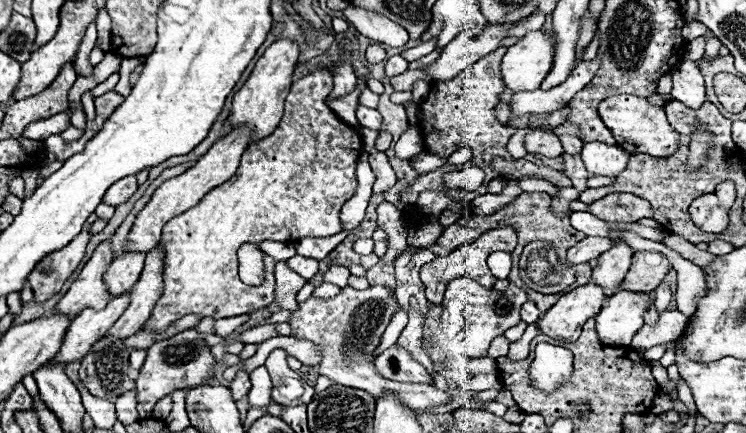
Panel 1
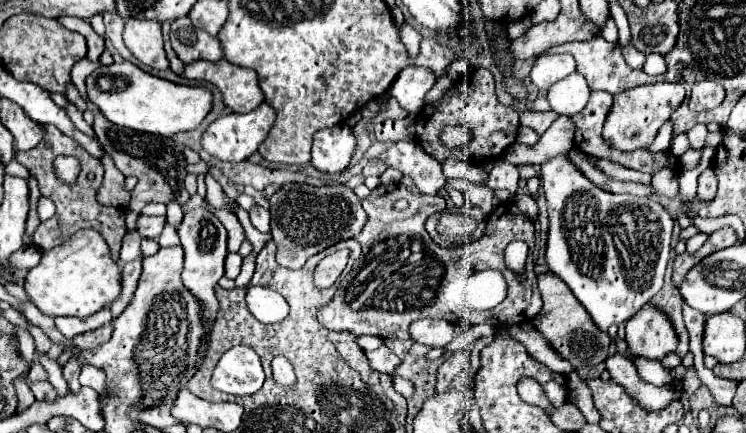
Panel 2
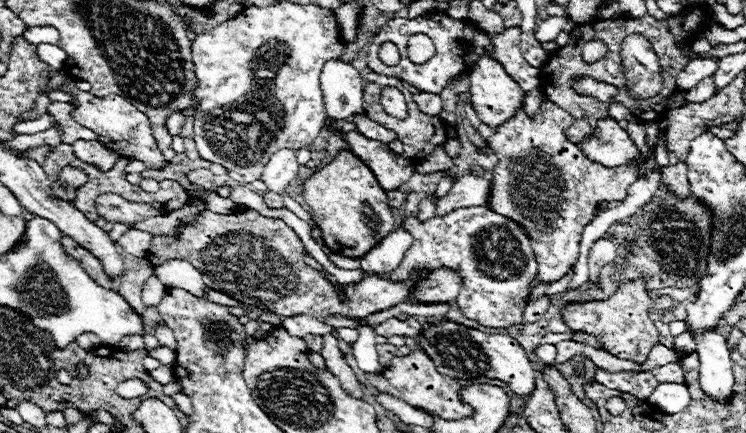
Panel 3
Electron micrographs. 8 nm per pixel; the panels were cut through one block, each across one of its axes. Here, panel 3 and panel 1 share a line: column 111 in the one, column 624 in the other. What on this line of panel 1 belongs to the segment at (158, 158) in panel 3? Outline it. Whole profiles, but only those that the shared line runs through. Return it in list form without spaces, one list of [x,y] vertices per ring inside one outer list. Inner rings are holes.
[[[630,94],[610,96],[600,102],[598,112],[600,112],[600,118],[604,120],[604,124],[612,130],[617,144],[630,153],[641,152],[654,157],[668,158],[680,146],[680,142],[678,142],[680,134],[666,120],[664,108],[652,106],[650,102],[646,102],[646,98],[638,98],[638,96],[630,96]]]

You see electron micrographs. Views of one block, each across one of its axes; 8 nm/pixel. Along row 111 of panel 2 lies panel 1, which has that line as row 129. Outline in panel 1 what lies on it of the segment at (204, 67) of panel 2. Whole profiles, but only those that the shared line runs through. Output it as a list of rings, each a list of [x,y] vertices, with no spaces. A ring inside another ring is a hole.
[[[244,124],[238,128],[232,128],[226,136],[222,136],[220,140],[216,140],[212,144],[212,148],[202,154],[198,158],[198,162],[188,168],[184,174],[174,176],[170,180],[166,180],[154,194],[152,200],[138,212],[136,222],[128,234],[128,242],[126,242],[126,250],[140,250],[140,252],[148,252],[152,250],[152,246],[156,246],[160,242],[160,234],[162,228],[168,220],[172,220],[176,214],[182,214],[184,210],[190,210],[192,206],[196,206],[196,202],[200,202],[200,198],[204,194],[208,194],[208,190],[220,186],[220,182],[226,182],[228,178],[232,178],[232,174],[236,172],[238,164],[240,164],[240,156],[244,154],[248,142],[250,142],[252,130]]]

